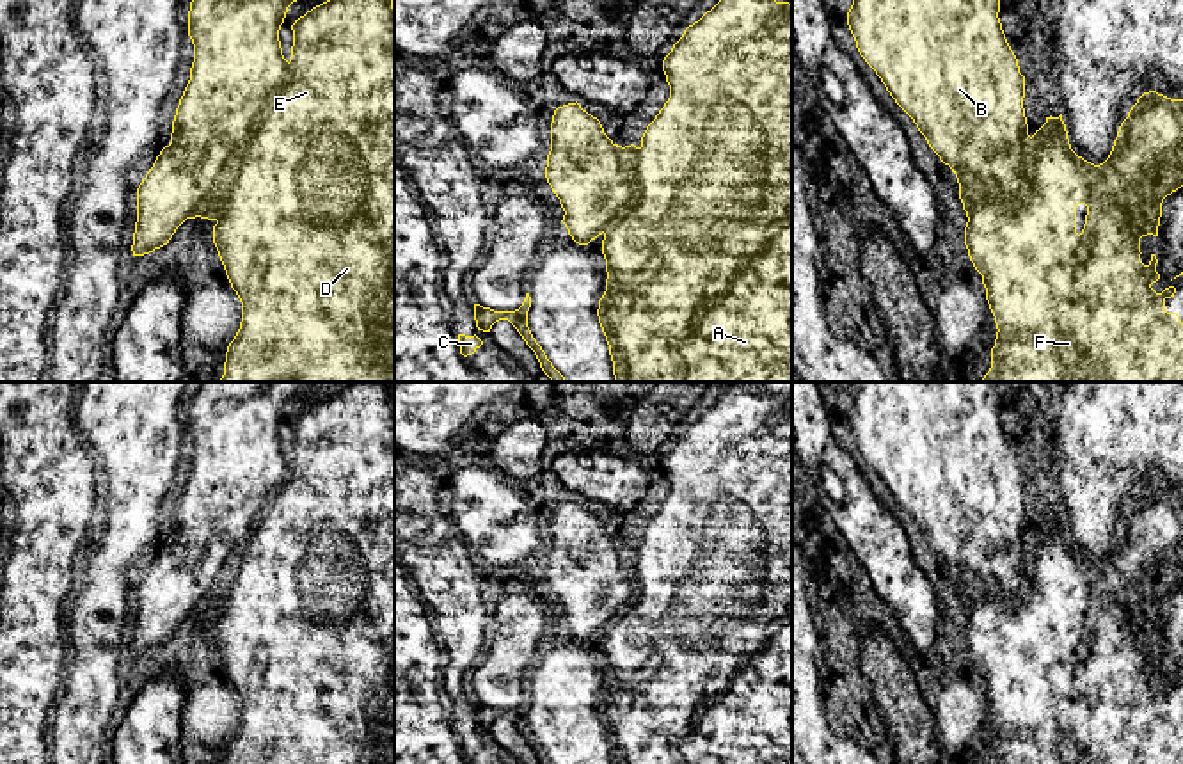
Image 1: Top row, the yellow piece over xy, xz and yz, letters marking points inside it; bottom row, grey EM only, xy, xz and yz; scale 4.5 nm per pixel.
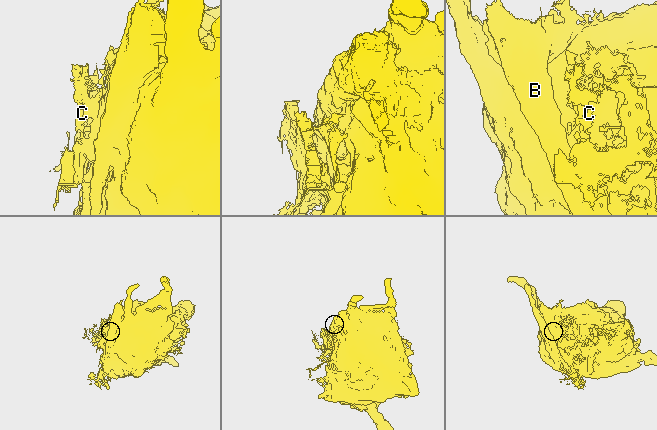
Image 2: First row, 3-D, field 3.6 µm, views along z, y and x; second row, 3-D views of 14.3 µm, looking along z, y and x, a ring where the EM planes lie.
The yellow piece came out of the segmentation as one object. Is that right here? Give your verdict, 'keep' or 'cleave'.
cleave

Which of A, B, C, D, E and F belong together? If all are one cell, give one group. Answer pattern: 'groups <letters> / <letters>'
groups A C D E F / B

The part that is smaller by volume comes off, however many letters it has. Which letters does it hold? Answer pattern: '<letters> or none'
B

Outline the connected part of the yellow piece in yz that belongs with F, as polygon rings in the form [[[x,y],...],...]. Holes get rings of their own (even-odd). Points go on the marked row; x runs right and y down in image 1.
[[[1156,91],[1144,92],[1121,123],[1112,151],[1100,165],[1071,149],[1062,114],[1046,117],[1030,137],[1027,183],[1018,195],[1002,194],[965,167],[950,169],[968,217],[965,245],[982,275],[998,329],[991,368],[982,382],[1183,382],[1183,323],[1165,309],[1165,300],[1174,297],[1176,288],[1156,293],[1151,284],[1160,279],[1158,259],[1151,254],[1147,265],[1140,261],[1140,238],[1158,236],[1162,203],[1183,187],[1183,99]],[[1078,204],[1087,206],[1080,235]]]

